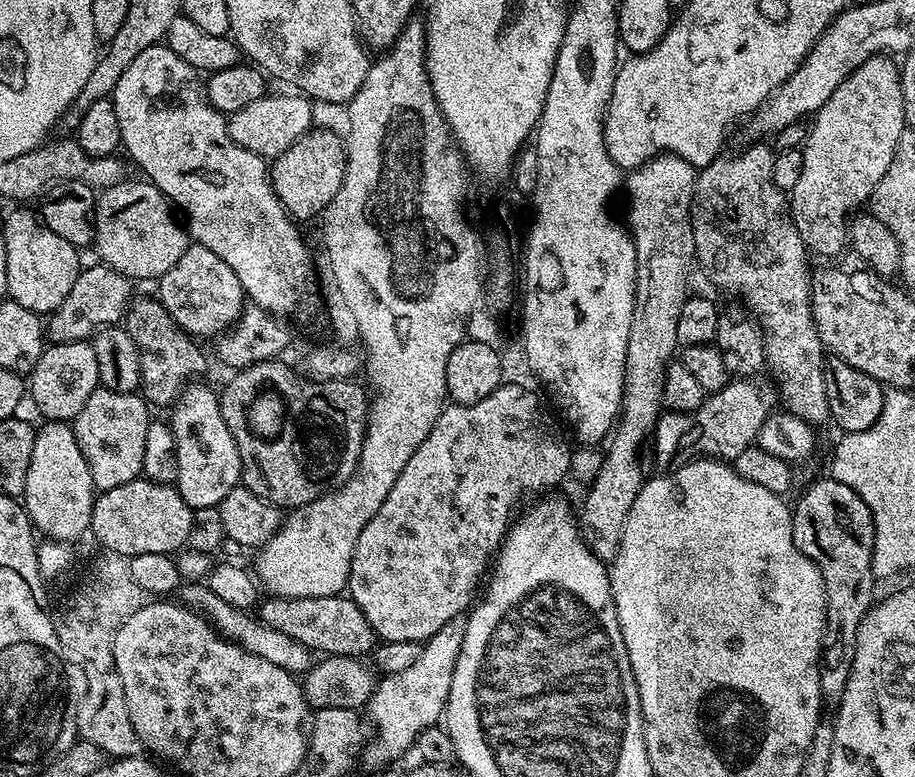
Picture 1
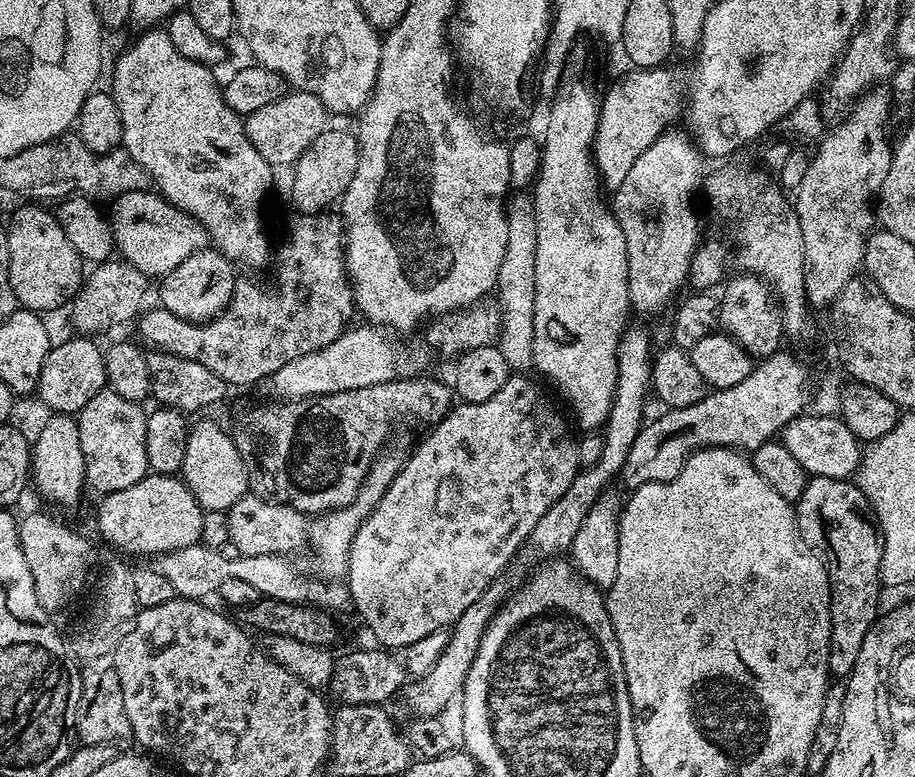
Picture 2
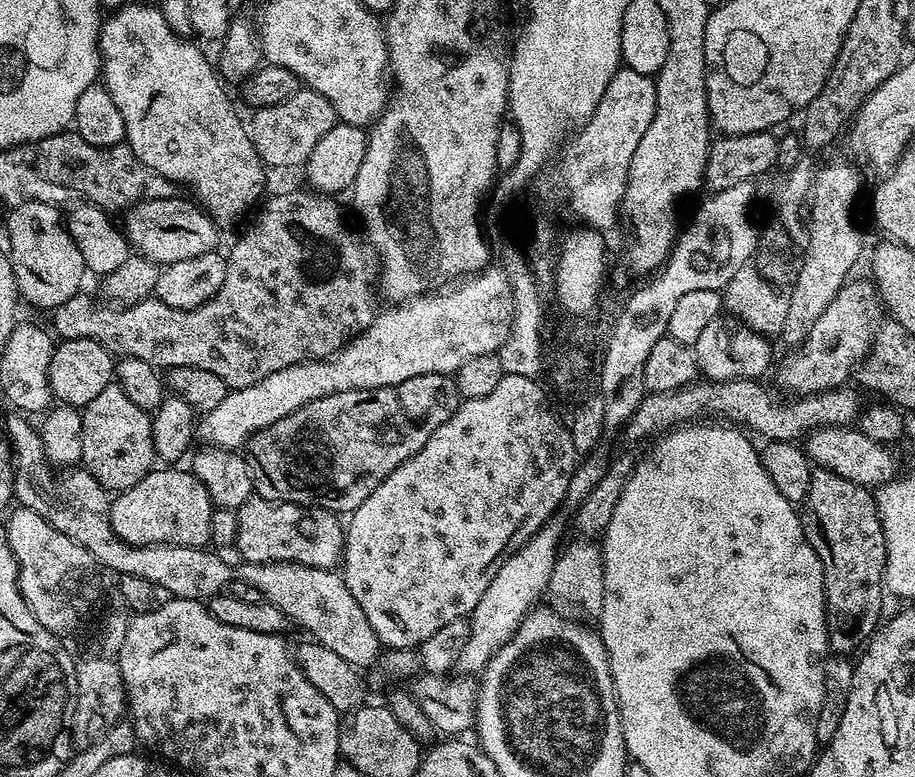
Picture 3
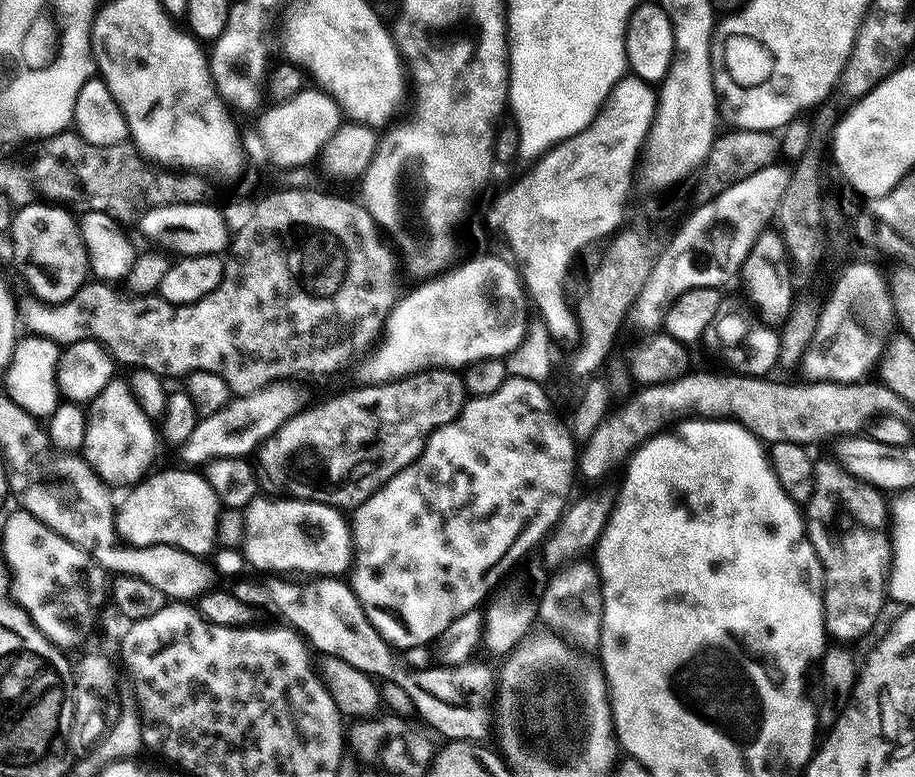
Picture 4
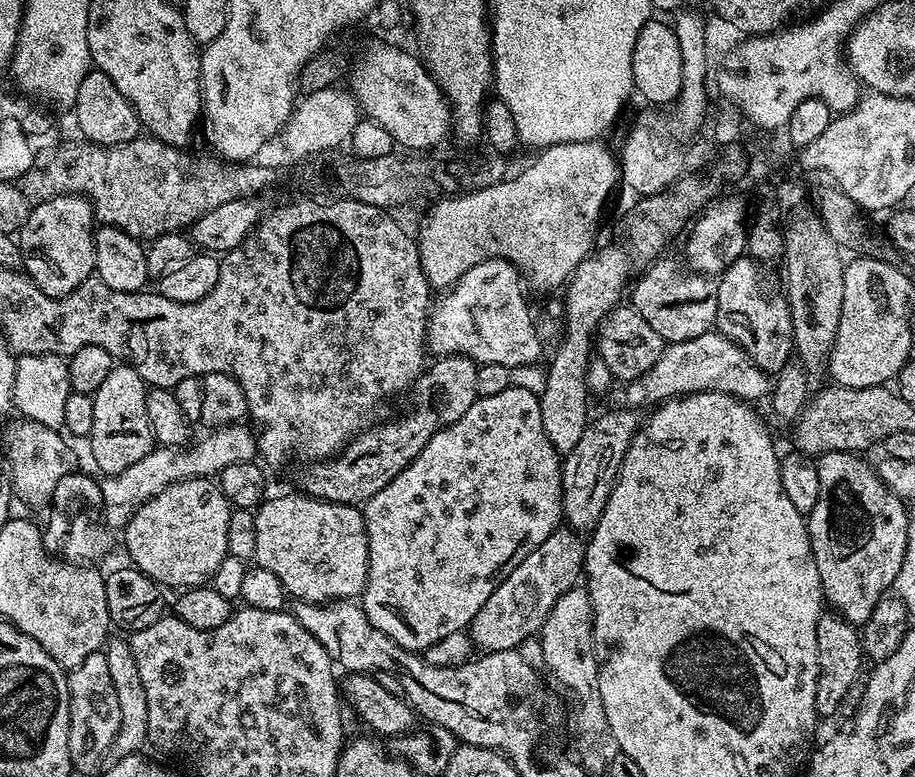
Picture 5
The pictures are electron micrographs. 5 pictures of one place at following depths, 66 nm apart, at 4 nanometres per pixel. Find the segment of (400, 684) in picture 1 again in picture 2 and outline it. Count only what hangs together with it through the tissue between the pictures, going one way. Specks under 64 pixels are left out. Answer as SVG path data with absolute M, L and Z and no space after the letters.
M497 582L490 585L474 602L474 606L469 606L460 617L456 619L455 624L450 629L448 645L444 647L444 653L438 658L434 670L430 670L425 676L413 679L411 683L403 689L402 697L413 708L416 716L435 716L441 715L443 708L448 703L455 701L464 690L464 678L474 658L478 654L478 646L486 626L492 620L492 615L496 613L497 608L504 603L509 595L510 588L504 585L504 582Z

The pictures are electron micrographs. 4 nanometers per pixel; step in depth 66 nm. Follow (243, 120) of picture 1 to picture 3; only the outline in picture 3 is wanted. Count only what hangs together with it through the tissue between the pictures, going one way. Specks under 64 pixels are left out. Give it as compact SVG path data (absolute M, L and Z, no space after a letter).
M311 90L294 93L286 102L278 102L274 106L257 108L251 113L250 135L256 153L269 169L292 168L295 164L307 165L314 146L318 146L318 138L326 134L337 124L334 106L322 98L322 94Z

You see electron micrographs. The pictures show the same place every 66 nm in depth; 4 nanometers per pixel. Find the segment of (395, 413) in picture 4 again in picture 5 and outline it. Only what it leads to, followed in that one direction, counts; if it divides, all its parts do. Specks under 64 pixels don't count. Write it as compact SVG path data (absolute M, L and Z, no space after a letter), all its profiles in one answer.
M459 354L442 356L433 359L433 361L433 364L431 361L426 370L421 372L420 377L412 384L410 389L412 412L398 417L397 420L388 420L385 424L373 423L358 433L337 456L333 456L330 460L318 460L301 467L304 469L300 472L299 491L303 495L314 496L318 500L327 500L330 504L363 506L368 503L370 498L374 498L374 494L378 494L378 490L385 488L422 451L426 442L430 442L430 438L434 438L437 430L444 427L445 424L458 422L458 418L462 418L462 414L466 414L466 410L470 410L470 406L474 406L474 402L478 398L476 395L478 386L474 383L478 379L478 365L468 356Z

